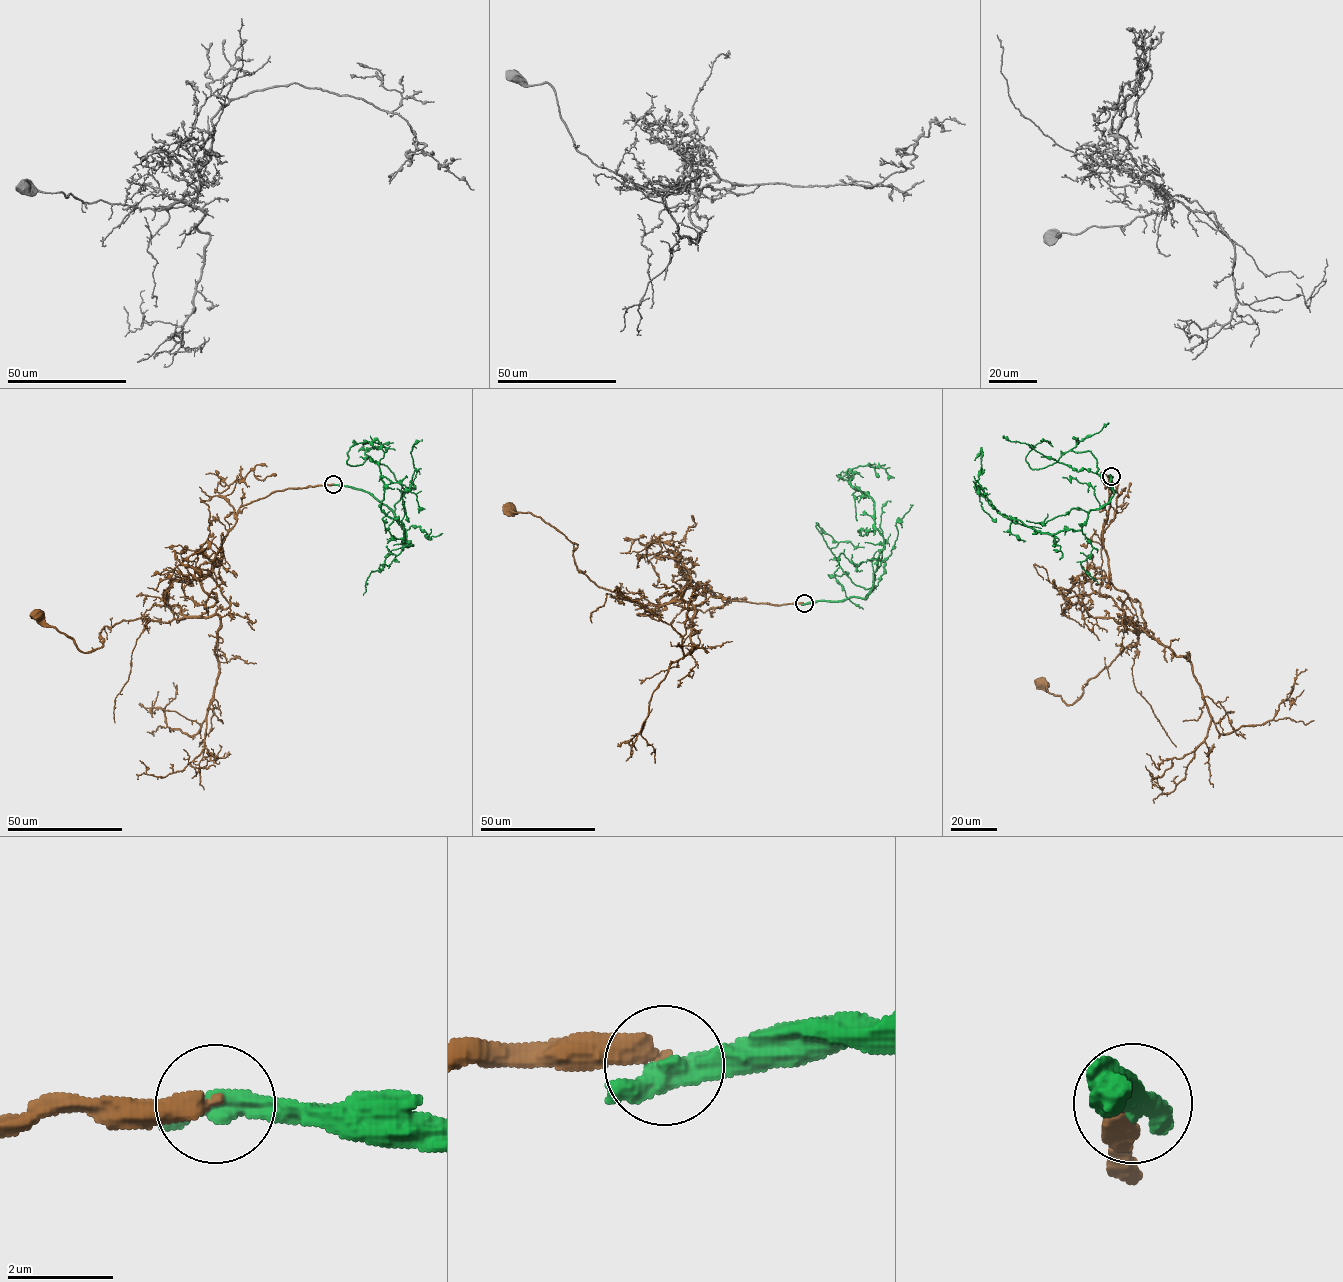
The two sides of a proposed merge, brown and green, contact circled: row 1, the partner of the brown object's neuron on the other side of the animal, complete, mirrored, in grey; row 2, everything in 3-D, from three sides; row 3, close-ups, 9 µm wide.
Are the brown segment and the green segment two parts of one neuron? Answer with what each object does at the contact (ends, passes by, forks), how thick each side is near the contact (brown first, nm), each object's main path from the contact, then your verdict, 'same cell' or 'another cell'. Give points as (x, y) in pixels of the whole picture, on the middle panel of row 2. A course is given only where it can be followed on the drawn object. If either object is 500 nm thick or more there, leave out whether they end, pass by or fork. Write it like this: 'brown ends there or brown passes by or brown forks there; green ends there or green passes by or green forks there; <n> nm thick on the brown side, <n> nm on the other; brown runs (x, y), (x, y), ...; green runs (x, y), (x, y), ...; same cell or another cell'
brown ends there; green passes by; 400 nm thick on the brown side, 380 nm on the other; brown runs (804, 603), (691, 586), (638, 614), (658, 606), (597, 587), (576, 544), (509, 508); green runs (804, 604), (864, 598), (872, 588), (883, 537), (873, 500), (850, 485), (850, 471), (869, 465), (879, 476); another cell

